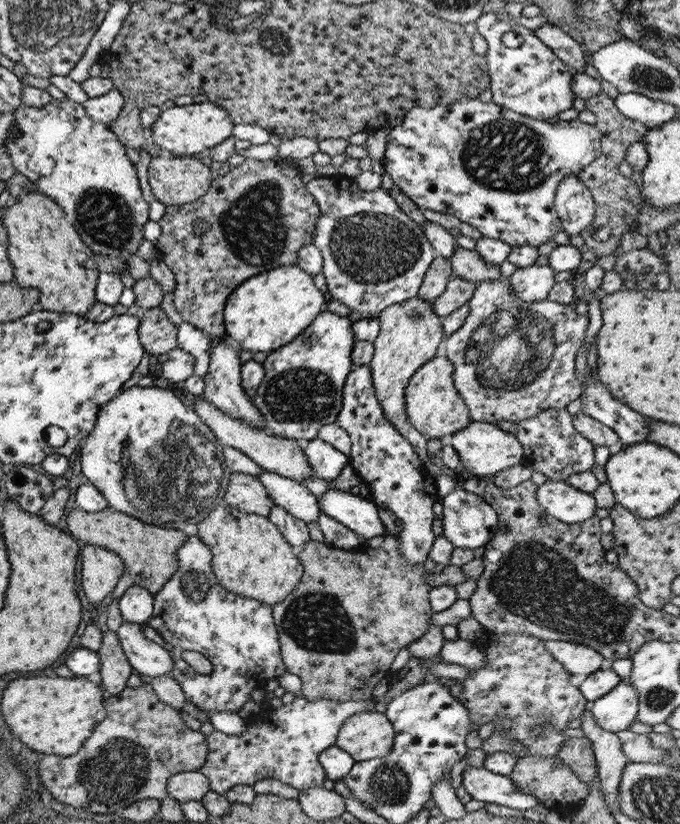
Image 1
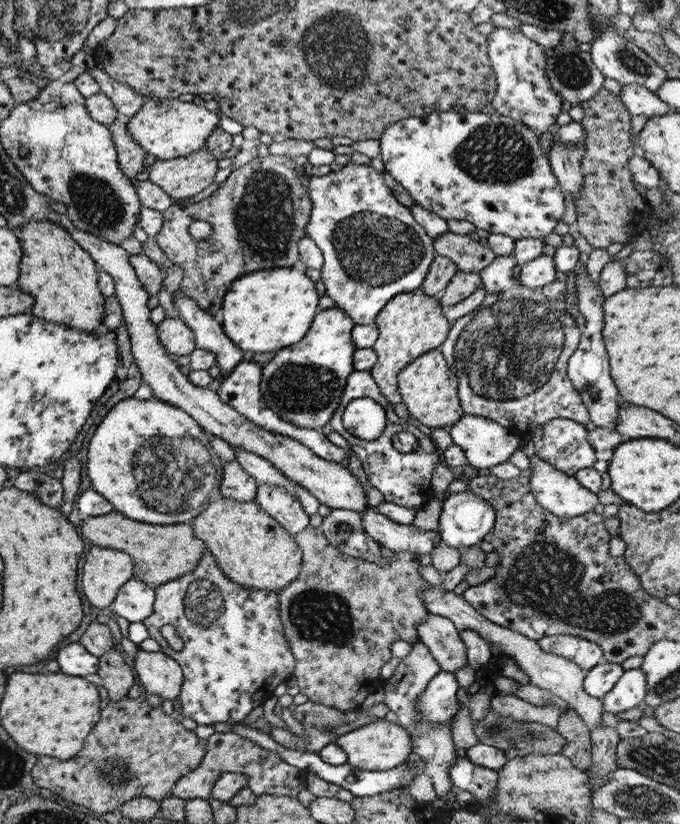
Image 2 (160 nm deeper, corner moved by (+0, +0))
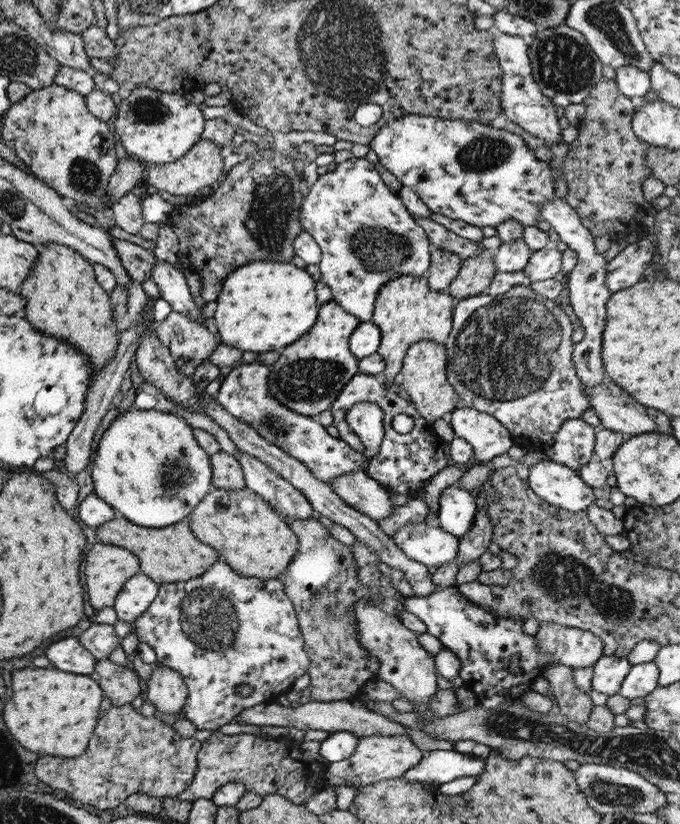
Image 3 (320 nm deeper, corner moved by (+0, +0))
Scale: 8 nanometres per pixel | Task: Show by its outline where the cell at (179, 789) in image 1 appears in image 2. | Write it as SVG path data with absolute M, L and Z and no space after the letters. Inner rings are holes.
M233 732L217 733L205 739L205 756L201 763L189 774L182 776L174 784L171 796L188 801L191 799L208 800L212 786L218 776L224 772L244 774L247 779L247 787L254 795L279 795L296 798L299 790L305 788L304 783L307 773L295 766L286 764L275 751L268 751L260 747L251 739L243 738Z

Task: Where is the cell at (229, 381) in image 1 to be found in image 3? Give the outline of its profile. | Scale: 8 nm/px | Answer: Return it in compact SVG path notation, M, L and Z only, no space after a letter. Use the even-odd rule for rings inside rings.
M155 259L150 272L151 281L159 289L158 298L168 302L173 311L191 317L195 322L202 325L209 322L211 314L203 313L203 309L193 302L181 269L176 269L171 263Z

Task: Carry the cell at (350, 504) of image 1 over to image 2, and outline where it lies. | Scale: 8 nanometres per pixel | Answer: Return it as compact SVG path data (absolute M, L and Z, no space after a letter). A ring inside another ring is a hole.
M372 507L362 512L362 525L375 544L394 552L412 552L418 556L431 554L442 541L438 531L423 530L404 522L386 519Z

